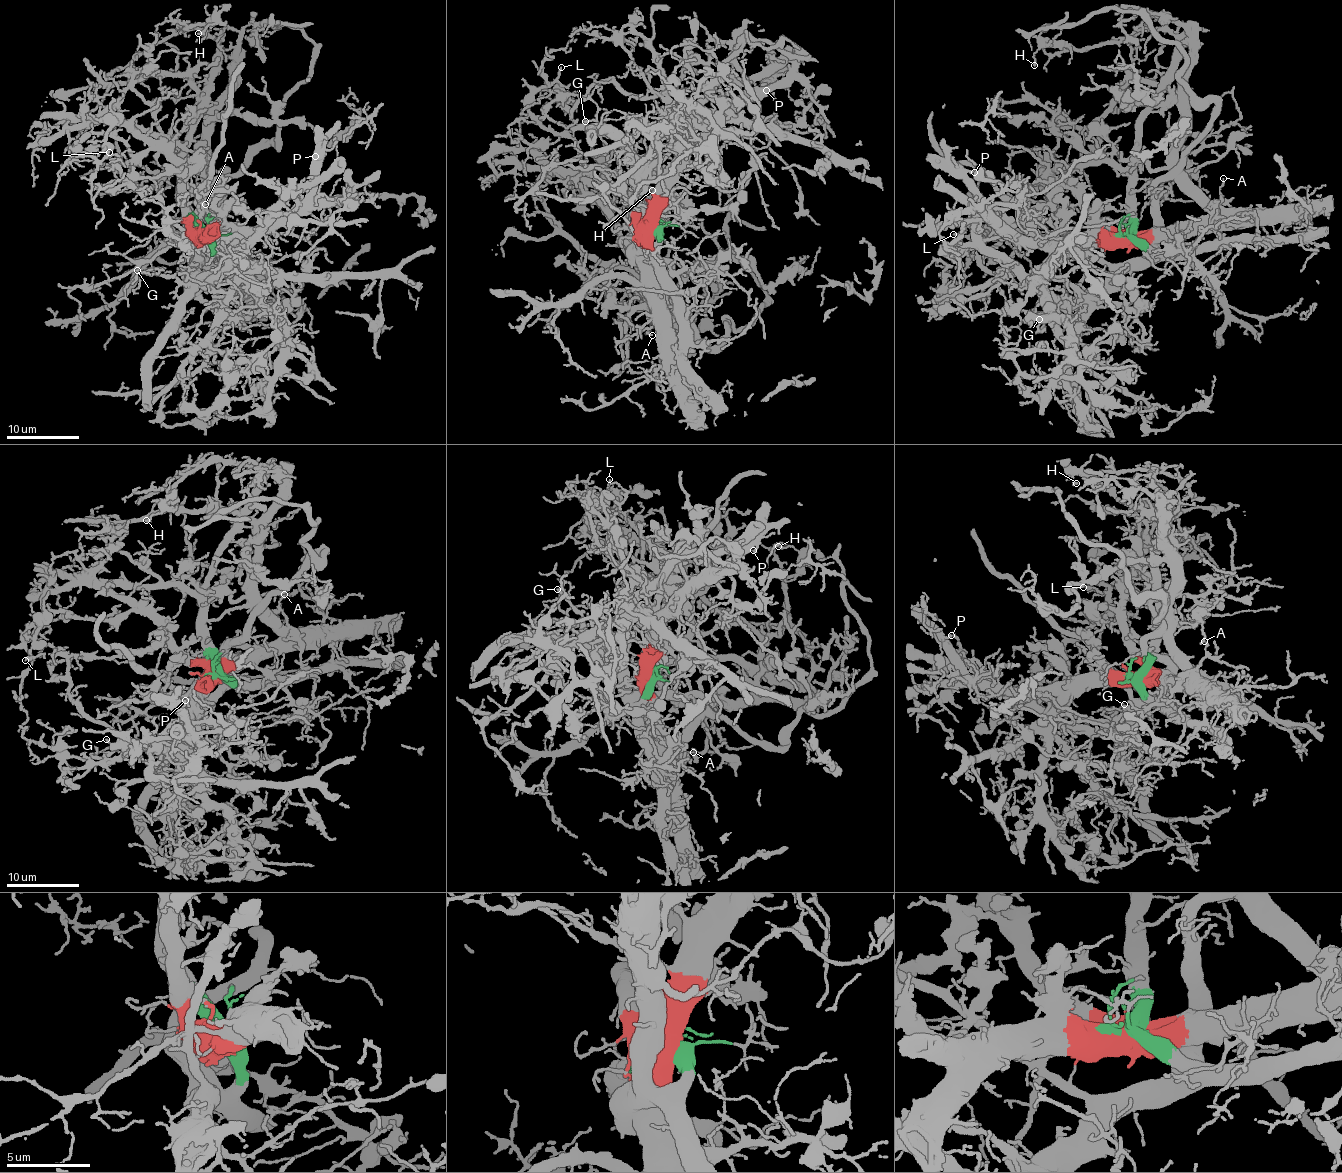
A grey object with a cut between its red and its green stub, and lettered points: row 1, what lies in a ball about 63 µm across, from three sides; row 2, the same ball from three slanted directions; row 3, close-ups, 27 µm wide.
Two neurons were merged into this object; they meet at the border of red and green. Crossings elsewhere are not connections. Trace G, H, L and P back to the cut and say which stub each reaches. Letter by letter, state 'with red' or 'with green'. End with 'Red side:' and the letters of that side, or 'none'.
G: with red
H: with green
L: with red
P: with red
Red side: G, L, P

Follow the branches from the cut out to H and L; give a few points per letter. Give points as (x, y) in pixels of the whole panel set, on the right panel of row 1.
H: (1124, 237), (1138, 125), (1176, 38), (1137, 31), (1080, 48), (1047, 45), (1035, 65)
L: (1124, 237), (1095, 214), (1066, 184), (1047, 202), (1016, 198), (1006, 204), (992, 226), (971, 240), (953, 234)

